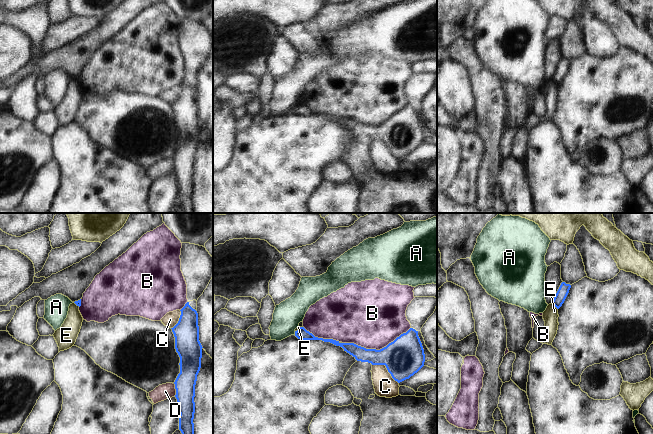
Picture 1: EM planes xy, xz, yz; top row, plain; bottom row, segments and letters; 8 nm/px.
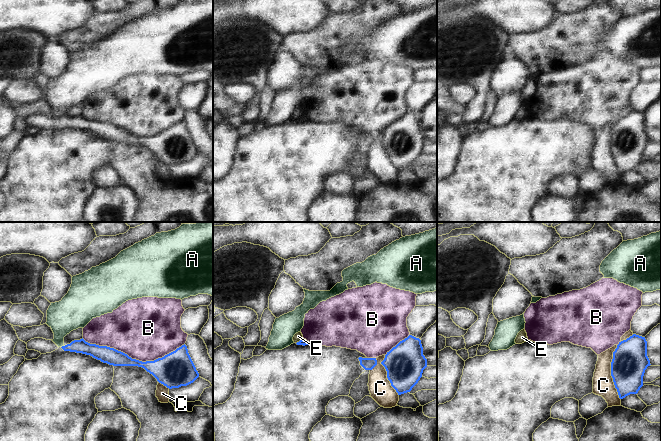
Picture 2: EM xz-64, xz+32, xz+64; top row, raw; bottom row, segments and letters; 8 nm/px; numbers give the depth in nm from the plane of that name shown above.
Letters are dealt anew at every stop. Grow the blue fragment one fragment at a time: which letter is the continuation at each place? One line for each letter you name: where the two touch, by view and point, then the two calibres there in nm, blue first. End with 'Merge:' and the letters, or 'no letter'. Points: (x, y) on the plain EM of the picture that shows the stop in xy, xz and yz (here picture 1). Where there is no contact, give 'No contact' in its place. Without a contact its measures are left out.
Merge: no letter

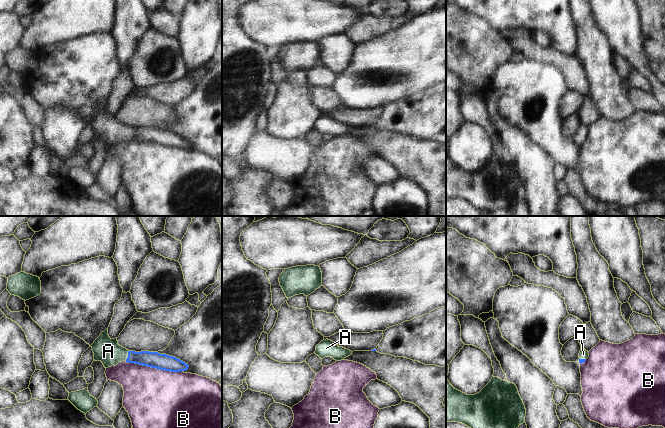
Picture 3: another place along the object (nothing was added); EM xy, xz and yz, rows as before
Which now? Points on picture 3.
A: Touches blue at xy (128, 131). Thickness 130 nm (blue) against 200 nm
Merge: A

